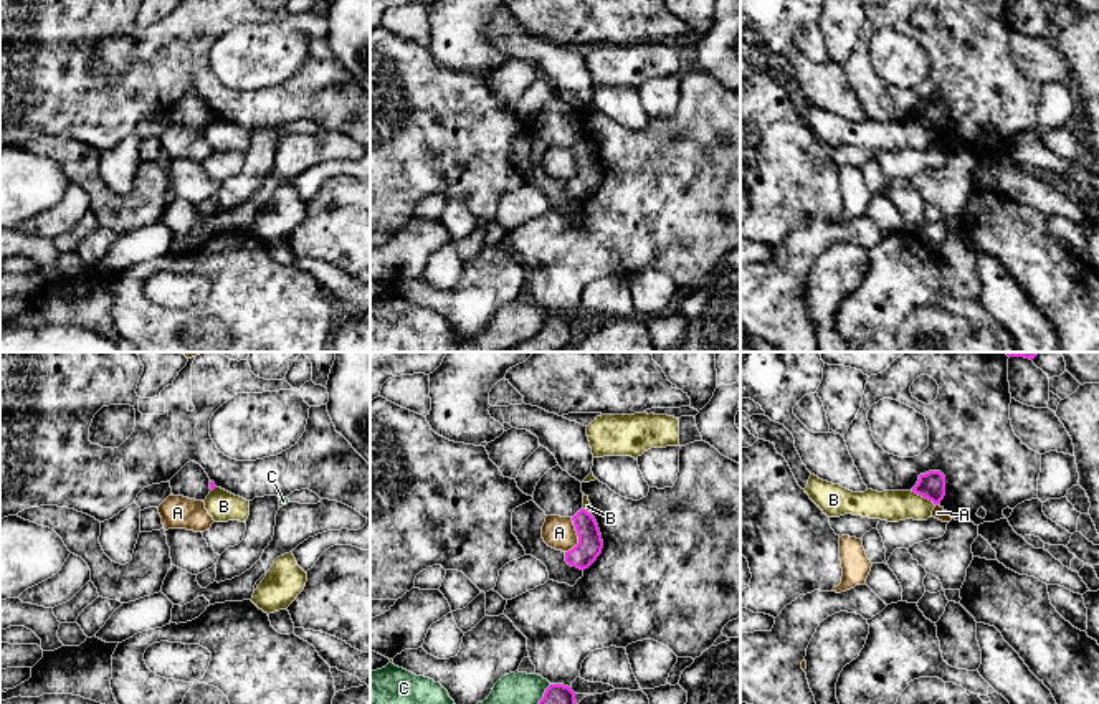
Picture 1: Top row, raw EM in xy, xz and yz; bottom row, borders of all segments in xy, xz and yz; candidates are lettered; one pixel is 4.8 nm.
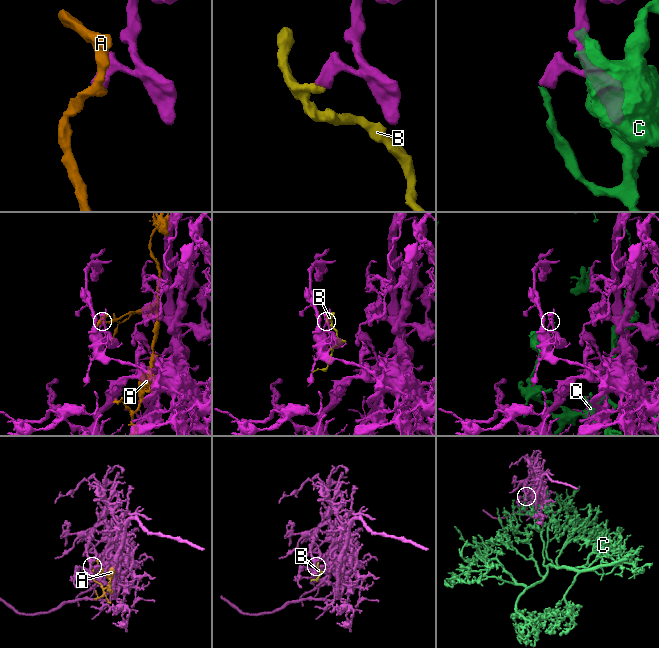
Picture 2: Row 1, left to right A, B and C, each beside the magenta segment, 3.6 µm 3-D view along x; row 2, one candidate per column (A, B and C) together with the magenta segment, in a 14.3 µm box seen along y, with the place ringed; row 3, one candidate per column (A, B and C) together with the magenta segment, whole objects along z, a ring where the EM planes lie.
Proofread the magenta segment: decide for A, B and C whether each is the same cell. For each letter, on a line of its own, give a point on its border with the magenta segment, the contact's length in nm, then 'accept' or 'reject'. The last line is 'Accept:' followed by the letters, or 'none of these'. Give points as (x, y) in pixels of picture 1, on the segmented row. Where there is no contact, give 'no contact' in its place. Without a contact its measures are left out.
A: xz (577, 534) | 180 nm | reject
B: yz (924, 496) | 140 nm | accept
C: xz (544, 694) | 120 nm | reject
Accept: B

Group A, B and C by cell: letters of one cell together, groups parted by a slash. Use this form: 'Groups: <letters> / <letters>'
Groups: A / B / C

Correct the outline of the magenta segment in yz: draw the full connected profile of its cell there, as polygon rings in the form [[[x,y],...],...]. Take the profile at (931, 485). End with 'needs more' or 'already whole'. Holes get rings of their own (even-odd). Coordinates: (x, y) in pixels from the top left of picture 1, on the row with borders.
[[[940,471],[921,474],[911,491],[853,492],[811,474],[805,492],[828,517],[853,514],[887,522],[927,521],[945,496],[945,476]]] | needs more

